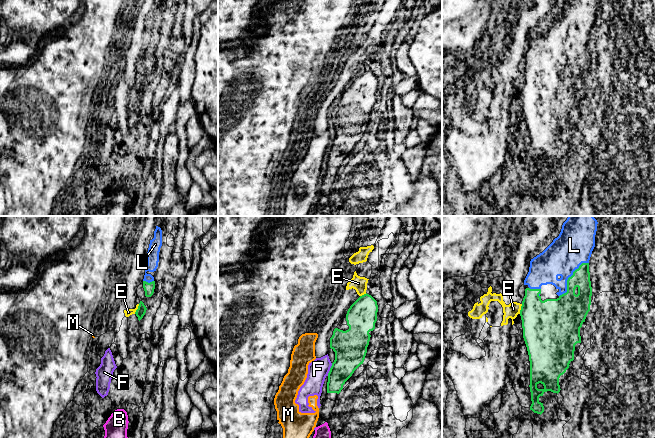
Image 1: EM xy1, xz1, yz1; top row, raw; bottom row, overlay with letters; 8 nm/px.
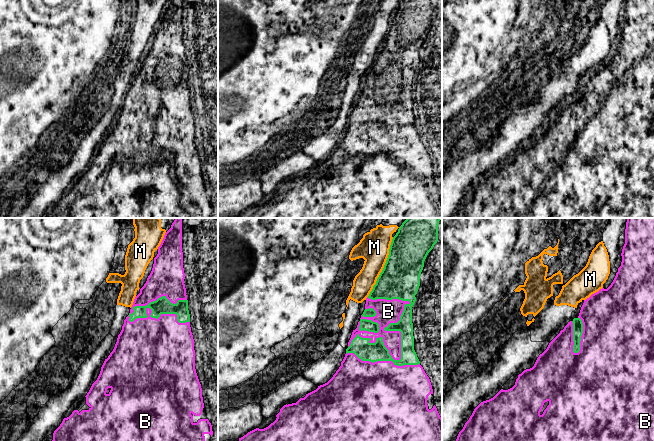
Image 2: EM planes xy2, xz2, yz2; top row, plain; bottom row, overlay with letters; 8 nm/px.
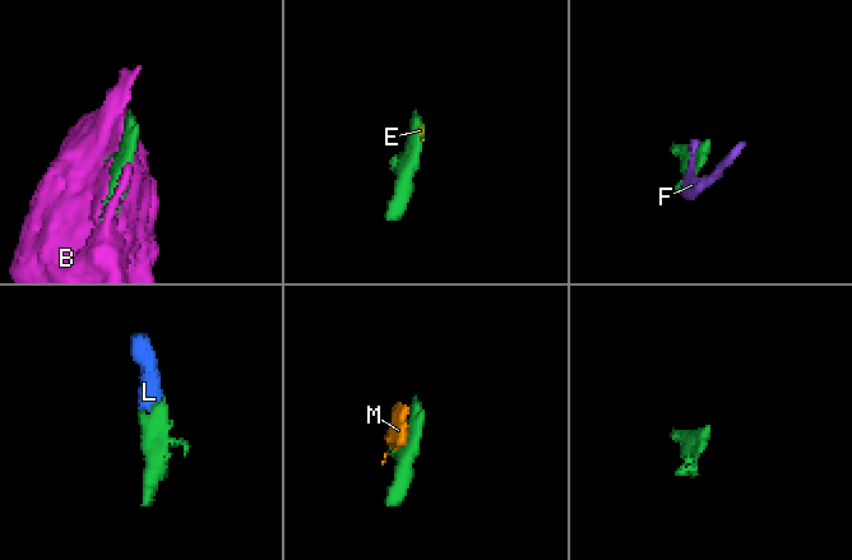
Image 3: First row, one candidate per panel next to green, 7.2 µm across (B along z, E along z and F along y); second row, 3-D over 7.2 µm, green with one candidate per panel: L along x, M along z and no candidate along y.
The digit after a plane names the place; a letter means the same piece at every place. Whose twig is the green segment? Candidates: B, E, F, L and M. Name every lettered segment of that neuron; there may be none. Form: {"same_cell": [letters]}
{"same_cell": ["B", "L"]}

